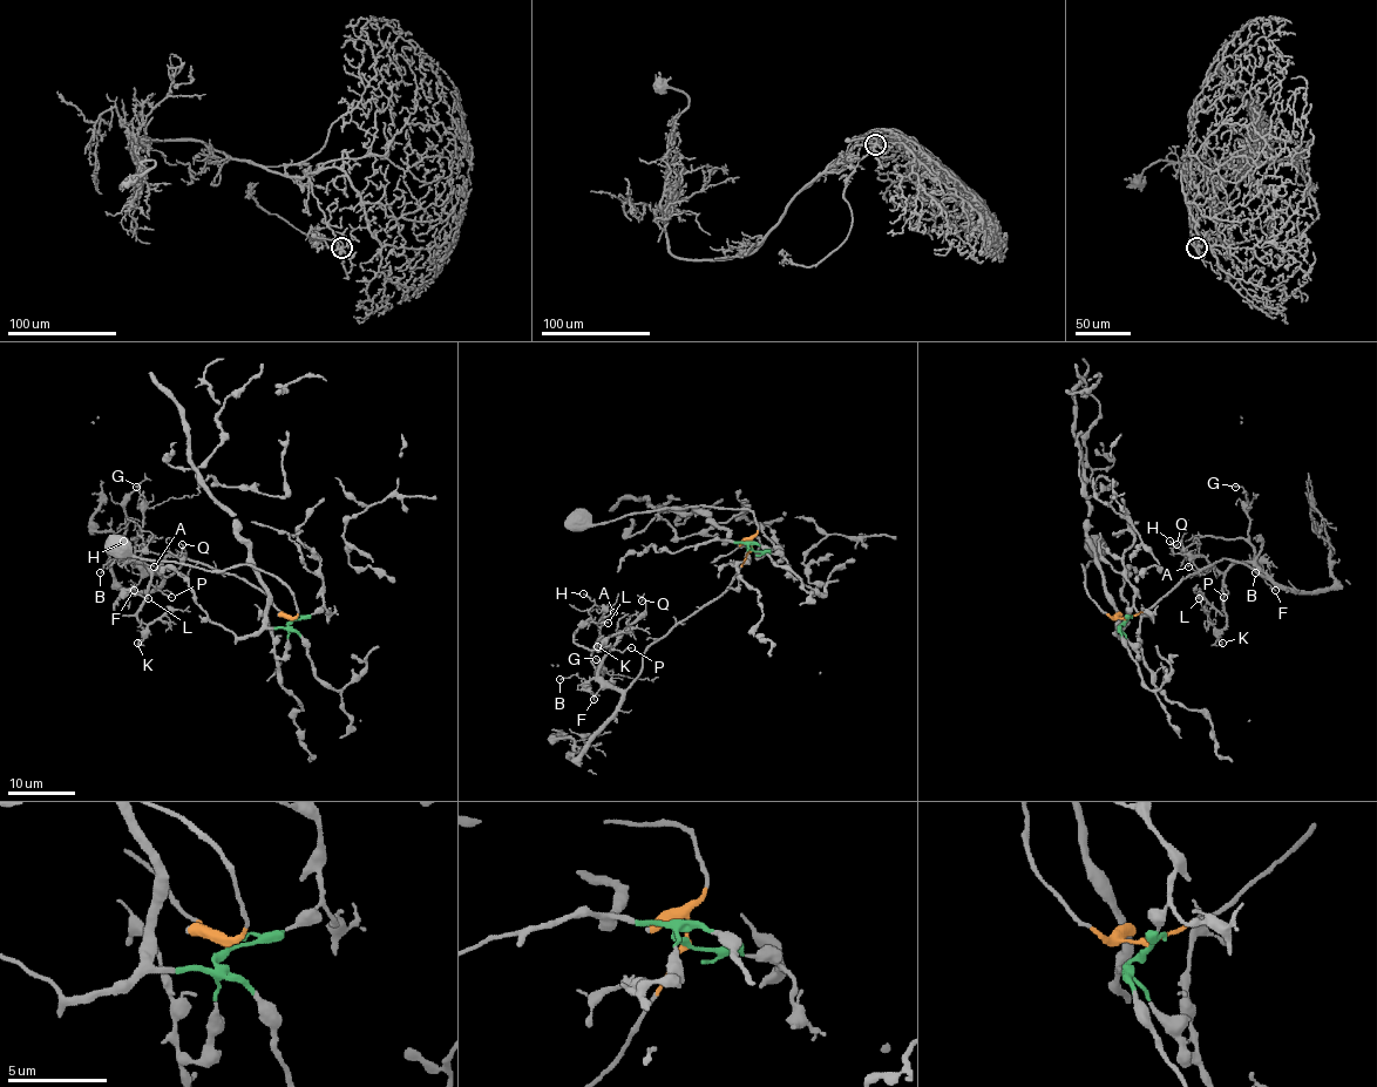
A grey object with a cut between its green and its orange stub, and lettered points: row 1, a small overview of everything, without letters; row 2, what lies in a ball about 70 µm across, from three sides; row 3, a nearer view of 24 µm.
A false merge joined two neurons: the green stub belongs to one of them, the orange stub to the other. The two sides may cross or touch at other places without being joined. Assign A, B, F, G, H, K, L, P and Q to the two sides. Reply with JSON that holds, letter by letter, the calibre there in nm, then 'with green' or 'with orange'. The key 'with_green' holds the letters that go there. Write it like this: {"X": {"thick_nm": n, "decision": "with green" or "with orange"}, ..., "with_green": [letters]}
{"A": {"thick_nm": 130, "decision": "with orange"}, "B": {"thick_nm": 80, "decision": "with orange"}, "F": {"thick_nm": 110, "decision": "with orange"}, "G": {"thick_nm": 100, "decision": "with orange"}, "H": {"thick_nm": 120, "decision": "with orange"}, "K": {"thick_nm": 90, "decision": "with orange"}, "L": {"thick_nm": 110, "decision": "with orange"}, "P": {"thick_nm": 100, "decision": "with orange"}, "Q": {"thick_nm": 70, "decision": "with orange"}, "with_green": []}

